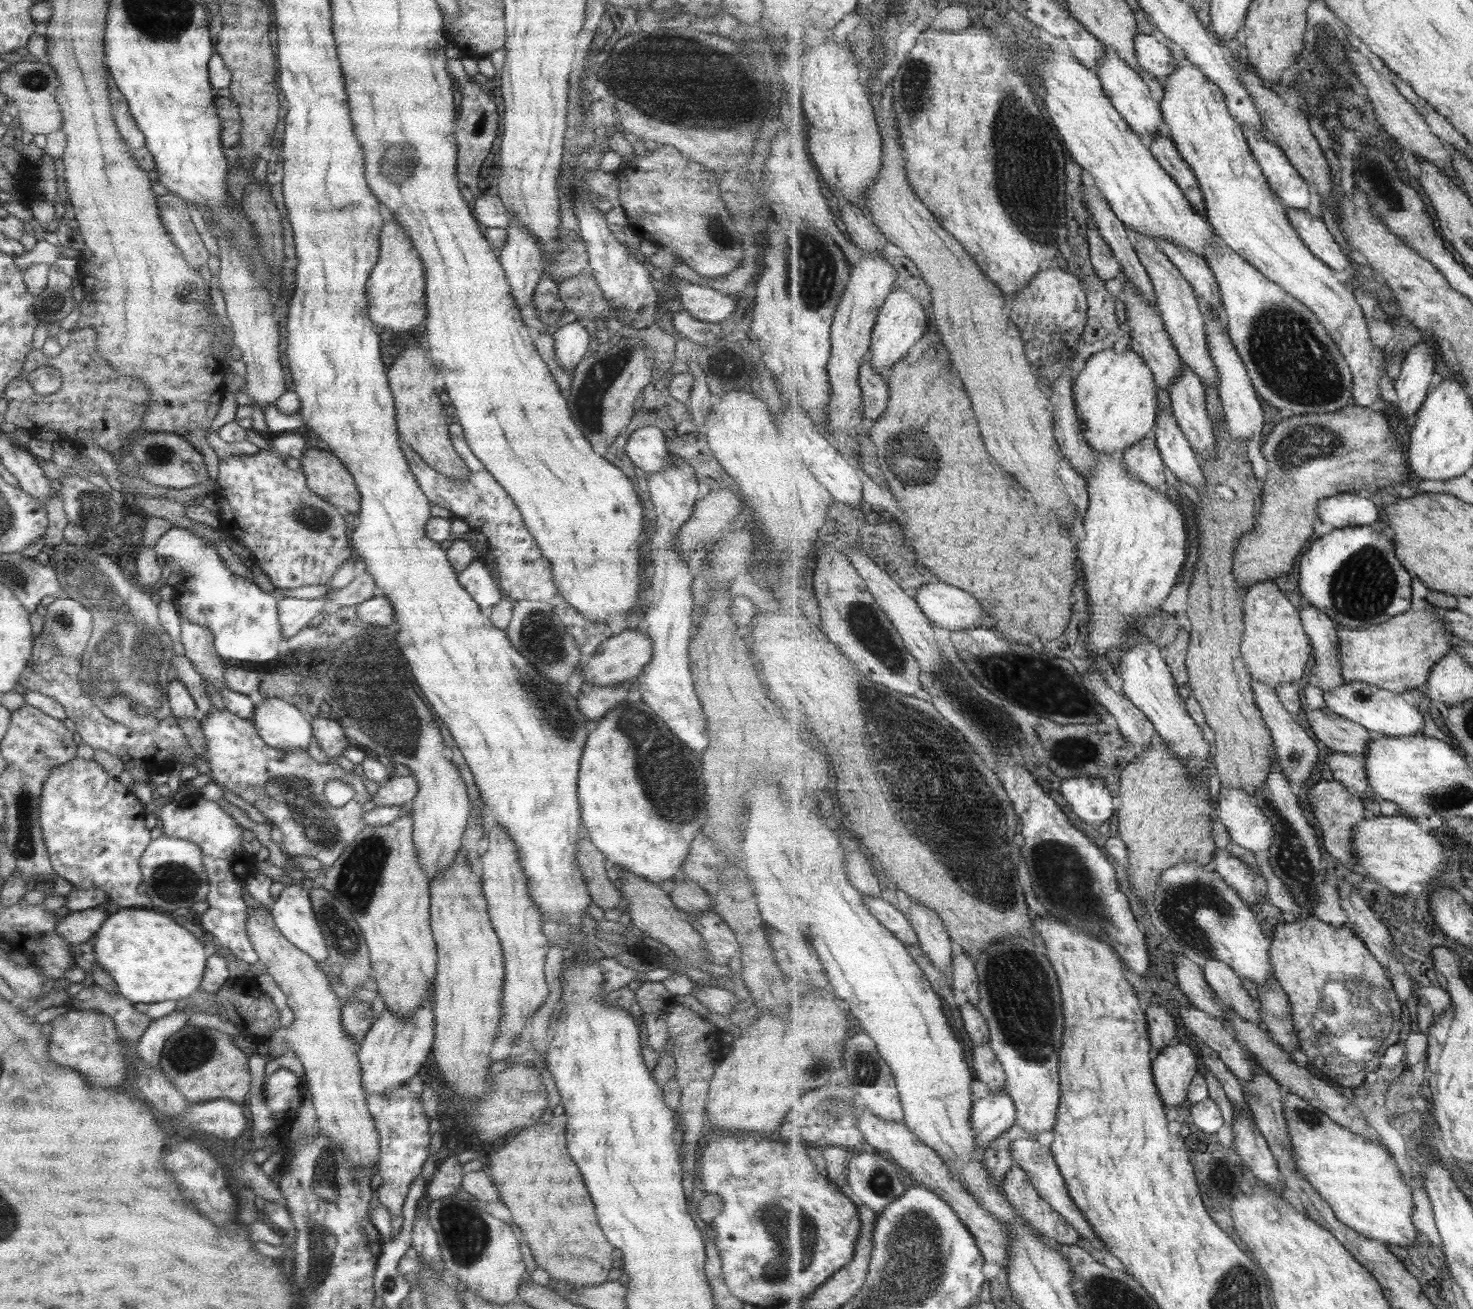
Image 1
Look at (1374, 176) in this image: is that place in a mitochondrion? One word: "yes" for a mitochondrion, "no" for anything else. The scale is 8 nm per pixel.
yes

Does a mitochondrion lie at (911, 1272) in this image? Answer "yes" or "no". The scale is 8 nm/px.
yes

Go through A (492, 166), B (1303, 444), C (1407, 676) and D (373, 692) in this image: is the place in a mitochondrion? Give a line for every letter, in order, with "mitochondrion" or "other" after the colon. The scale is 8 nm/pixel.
A: other
B: mitochondrion
C: other
D: mitochondrion

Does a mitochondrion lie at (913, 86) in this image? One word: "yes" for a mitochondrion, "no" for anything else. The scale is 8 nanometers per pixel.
yes

